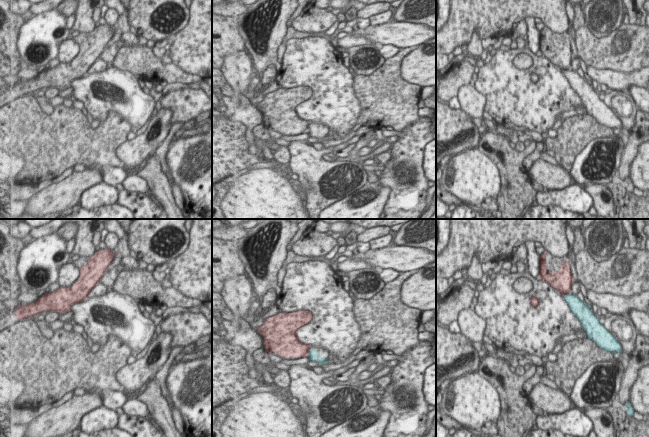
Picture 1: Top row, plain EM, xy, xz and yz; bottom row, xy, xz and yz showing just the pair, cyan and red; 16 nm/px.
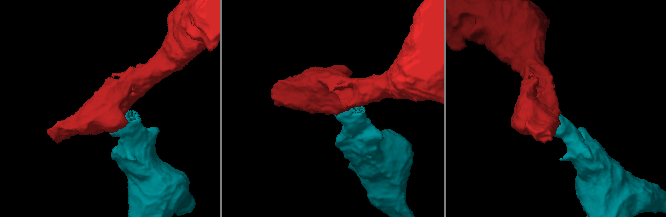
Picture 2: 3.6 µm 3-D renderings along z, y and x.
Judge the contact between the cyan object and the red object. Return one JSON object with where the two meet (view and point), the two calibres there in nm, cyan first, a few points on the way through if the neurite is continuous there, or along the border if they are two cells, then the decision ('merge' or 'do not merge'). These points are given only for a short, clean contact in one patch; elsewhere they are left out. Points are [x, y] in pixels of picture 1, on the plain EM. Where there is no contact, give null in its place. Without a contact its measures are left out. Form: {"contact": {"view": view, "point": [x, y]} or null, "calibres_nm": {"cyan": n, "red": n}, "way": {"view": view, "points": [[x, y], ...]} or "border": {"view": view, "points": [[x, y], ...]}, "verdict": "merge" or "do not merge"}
{"contact": {"view": "xz", "point": [309, 127]}, "calibres_nm": {"cyan": 130, "red": 320}, "border": {"view": "xz", "points": [[311, 122], [307, 132]]}, "verdict": "do not merge"}

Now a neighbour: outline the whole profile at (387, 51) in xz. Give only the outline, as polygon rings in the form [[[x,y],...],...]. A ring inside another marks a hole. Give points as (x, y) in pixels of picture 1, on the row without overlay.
[[[389,44],[389,45],[384,45],[380,47],[380,53],[384,59],[392,58],[395,55],[397,55],[402,49]]]

